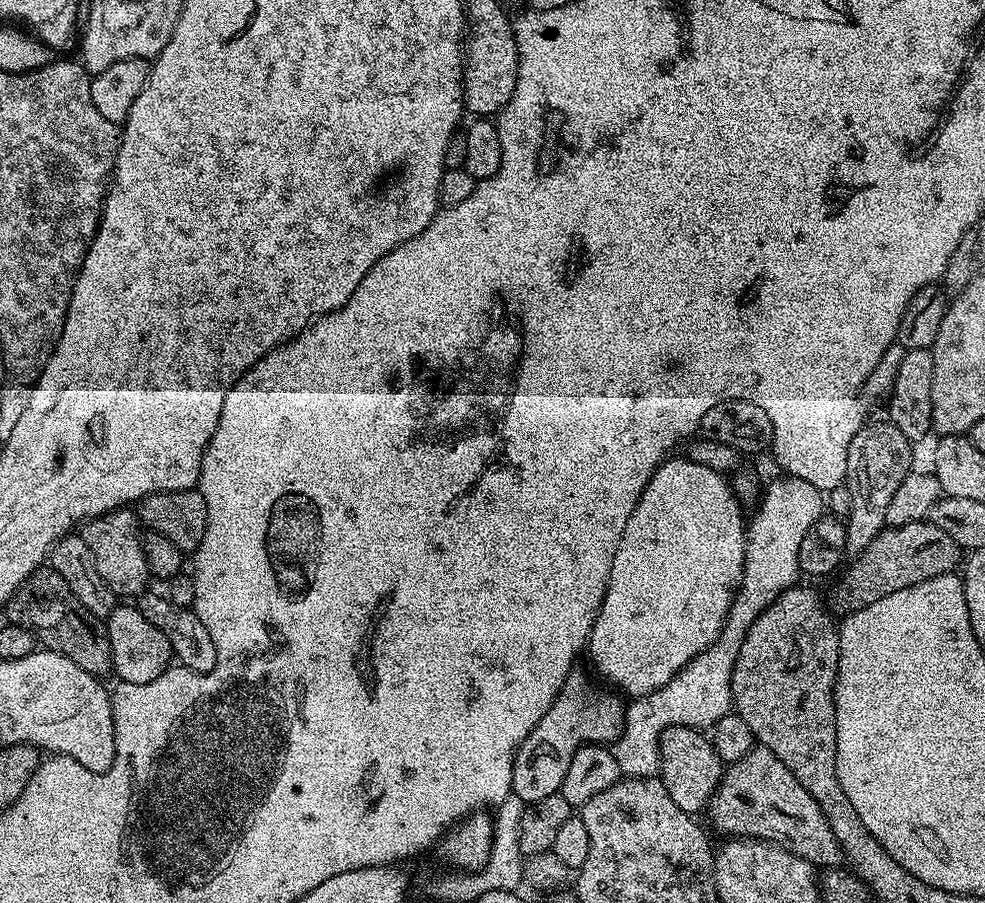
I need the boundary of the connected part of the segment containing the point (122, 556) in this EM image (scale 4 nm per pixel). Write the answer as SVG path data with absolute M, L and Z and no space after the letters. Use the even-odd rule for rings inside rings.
M128 506L118 508L115 512L107 512L105 516L96 516L93 520L85 521L79 529L78 535L86 542L96 564L96 570L113 597L132 598L128 596L133 596L136 598L149 587L148 556L144 553L140 532L142 533L140 517Z

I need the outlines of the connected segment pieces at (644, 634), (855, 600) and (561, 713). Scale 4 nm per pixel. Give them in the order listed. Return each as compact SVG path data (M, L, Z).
M673 455L666 458L658 465L656 472L650 478L646 490L636 503L634 514L630 514L630 522L626 522L626 530L622 534L622 542L618 542L618 550L614 550L614 562L610 566L608 584L604 588L604 597L600 603L600 609L596 615L596 621L592 627L592 633L588 636L586 645L586 656L592 659L596 672L604 680L609 680L625 697L641 696L647 698L653 692L664 689L666 682L674 678L691 660L698 654L702 654L720 636L724 629L724 623L728 617L728 611L732 600L736 597L736 591L740 589L742 574L744 573L744 559L746 558L746 546L748 538L746 535L746 516L740 509L742 500L739 495L727 484L725 473L715 472L709 466L699 465L698 462L689 460L687 455Z
M928 520L910 522L897 528L885 527L866 546L866 550L855 553L852 565L843 569L844 577L840 584L848 595L848 608L855 610L870 606L870 602L878 602L878 598L886 598L886 594L894 594L894 590L906 590L910 586L918 586L918 582L926 582L926 578L938 578L955 573L961 567L962 549L949 534Z
M573 670L568 675L558 698L550 710L542 714L542 722L538 722L520 743L516 757L512 759L512 790L525 805L534 805L542 798L559 793L562 778L566 778L566 770L570 767L570 758L574 758L584 744L608 746L620 737L626 705L615 691L612 692L599 692L594 685L588 684L580 670Z

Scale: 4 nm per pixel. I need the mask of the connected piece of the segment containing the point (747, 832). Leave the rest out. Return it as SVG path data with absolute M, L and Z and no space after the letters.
M763 746L753 748L742 762L725 767L716 793L708 803L706 816L718 831L725 832L725 837L779 844L820 870L839 869L844 860L844 851L838 846L834 830L830 830L830 822L826 822L818 802L806 794L802 782L778 762L776 755Z

